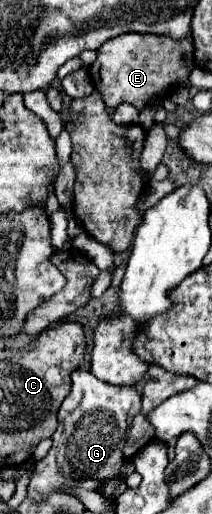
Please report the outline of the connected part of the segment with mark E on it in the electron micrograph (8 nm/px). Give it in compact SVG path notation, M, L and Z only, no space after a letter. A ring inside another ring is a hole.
M126 33L100 45L96 53L98 57L88 67L88 71L90 71L92 83L102 93L104 103L108 107L130 103L138 111L142 111L152 99L160 97L166 89L172 89L176 85L178 87L186 85L188 75L194 69L190 65L194 57L192 55L194 45L190 43L190 37L184 37L184 41L172 41L172 37L164 37L164 35Z

